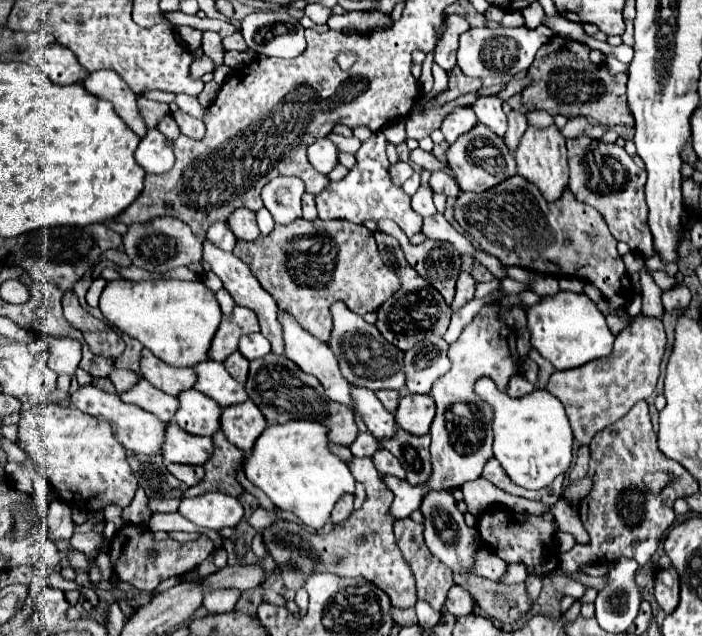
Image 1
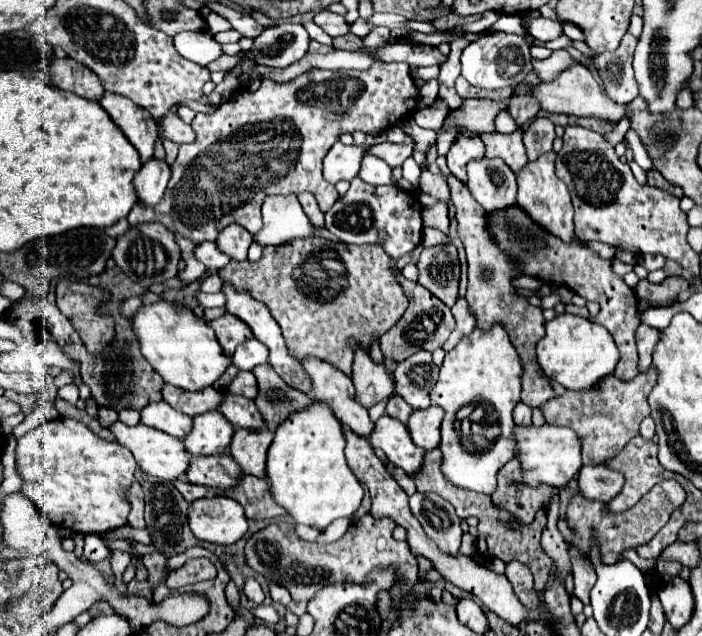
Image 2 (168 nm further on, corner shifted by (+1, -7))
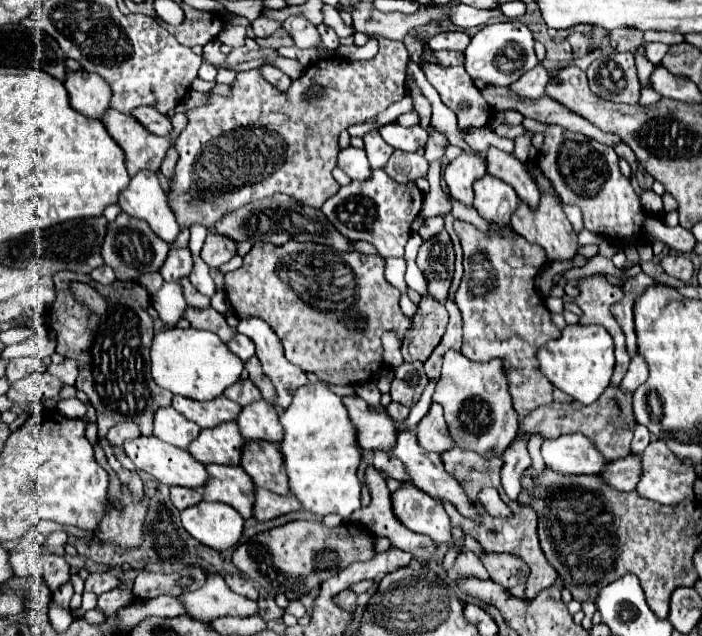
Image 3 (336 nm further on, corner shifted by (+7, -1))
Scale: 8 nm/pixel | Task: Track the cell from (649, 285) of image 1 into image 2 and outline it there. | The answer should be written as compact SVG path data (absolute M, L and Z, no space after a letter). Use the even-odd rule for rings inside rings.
M640 324L636 330L636 344L638 344L638 354L640 354L640 362L638 362L638 370L648 370L648 366L652 364L652 352L660 340L662 330L652 328L648 324Z

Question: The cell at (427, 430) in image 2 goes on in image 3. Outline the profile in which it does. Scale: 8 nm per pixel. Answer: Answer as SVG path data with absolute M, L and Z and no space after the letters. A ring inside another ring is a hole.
M440 404L430 406L430 412L420 420L420 424L416 428L416 436L418 436L420 446L430 452L442 454L442 452L454 448L454 440L450 438Z

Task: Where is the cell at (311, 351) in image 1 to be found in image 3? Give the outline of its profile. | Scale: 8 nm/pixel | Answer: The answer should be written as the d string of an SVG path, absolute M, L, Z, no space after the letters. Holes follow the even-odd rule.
M358 396L344 398L344 404L348 408L350 420L354 420L354 426L358 430L360 448L368 452L372 450L390 452L396 446L398 432L386 412L378 414L366 400Z

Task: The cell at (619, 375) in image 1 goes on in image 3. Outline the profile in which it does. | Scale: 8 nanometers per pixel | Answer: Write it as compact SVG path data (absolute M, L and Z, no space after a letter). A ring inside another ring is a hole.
M610 386L606 390L606 394L602 394L602 398L598 398L598 402L594 402L590 406L582 406L580 402L572 402L572 404L552 402L550 406L540 406L538 410L534 410L526 418L522 418L518 436L532 438L534 434L538 434L542 440L550 440L550 438L558 438L562 434L580 432L580 434L588 436L594 442L594 446L598 446L598 450L602 454L606 454L606 458L618 460L618 458L624 458L630 454L632 430L636 426L634 412L630 410L630 402L632 402L632 396L630 394L624 396L622 390L618 390L616 386Z

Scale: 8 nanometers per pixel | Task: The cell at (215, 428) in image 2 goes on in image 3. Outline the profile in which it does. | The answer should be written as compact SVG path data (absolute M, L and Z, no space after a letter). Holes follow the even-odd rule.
M226 422L226 426L218 426L218 430L202 430L200 436L188 446L188 452L204 466L238 466L246 442L248 440L242 438L238 426Z

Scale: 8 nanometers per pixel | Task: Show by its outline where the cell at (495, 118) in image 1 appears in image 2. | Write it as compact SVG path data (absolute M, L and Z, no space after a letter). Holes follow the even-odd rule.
M516 130L512 134L502 132L482 132L482 142L486 144L486 154L490 158L502 158L514 172L518 172L526 162L526 150L522 144L522 132Z

